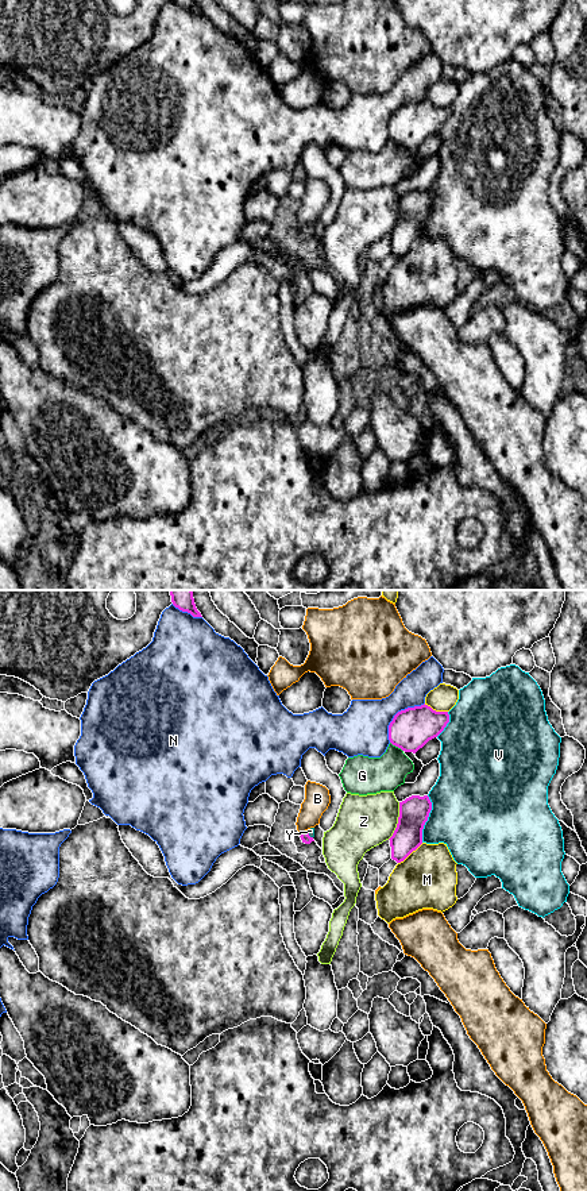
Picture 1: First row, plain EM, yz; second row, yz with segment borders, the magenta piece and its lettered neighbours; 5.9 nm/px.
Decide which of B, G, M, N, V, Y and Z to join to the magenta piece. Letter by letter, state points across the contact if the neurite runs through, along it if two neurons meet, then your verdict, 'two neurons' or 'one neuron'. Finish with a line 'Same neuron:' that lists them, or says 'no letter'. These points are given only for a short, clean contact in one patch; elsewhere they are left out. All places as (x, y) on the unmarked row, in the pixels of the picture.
B: two neurons
G: two neurons
M: two neurons
N: two neurons
V: two neurons
Y: across yz (305, 232), (308, 230), (311, 226) | one neuron
Z: two neurons
Same neuron: Y

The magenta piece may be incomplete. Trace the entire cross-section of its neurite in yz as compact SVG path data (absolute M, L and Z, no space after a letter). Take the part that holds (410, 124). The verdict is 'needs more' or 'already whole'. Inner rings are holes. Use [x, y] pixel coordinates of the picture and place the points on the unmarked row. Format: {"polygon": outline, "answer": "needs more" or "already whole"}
{"polygon": "M428 100L398 107L389 120L389 135L405 147L416 149L437 132L449 117L448 107L436 107Z", "answer": "already whole"}

